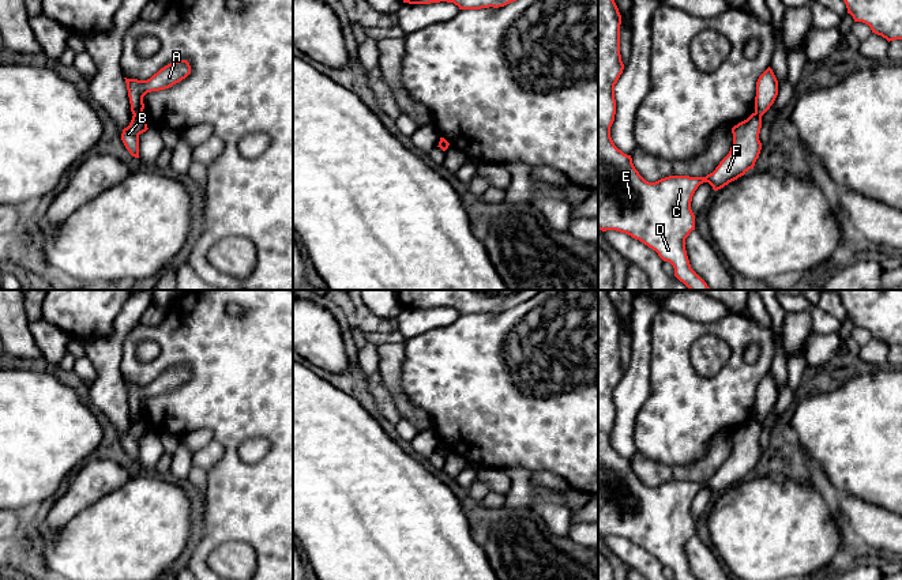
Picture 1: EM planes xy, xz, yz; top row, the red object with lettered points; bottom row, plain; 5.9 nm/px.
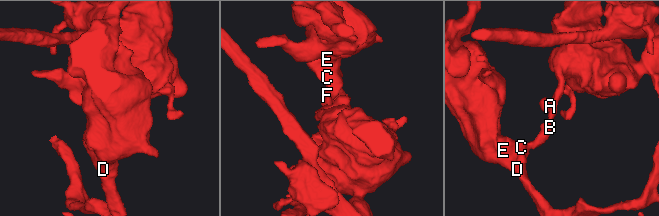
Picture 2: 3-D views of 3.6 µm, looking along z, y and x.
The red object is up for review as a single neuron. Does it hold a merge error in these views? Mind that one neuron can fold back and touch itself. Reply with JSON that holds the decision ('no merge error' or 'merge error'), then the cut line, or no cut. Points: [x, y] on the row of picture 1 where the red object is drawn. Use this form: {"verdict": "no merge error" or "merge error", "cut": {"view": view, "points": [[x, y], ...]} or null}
{"verdict": "merge error", "cut": {"view": "xy", "points": [[134, 113], [142, 115]]}}

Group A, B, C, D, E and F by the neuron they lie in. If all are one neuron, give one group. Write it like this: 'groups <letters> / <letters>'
groups A / B C D E F

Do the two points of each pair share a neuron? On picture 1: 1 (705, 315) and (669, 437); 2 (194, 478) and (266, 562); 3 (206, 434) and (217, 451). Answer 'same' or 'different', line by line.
1: different
2: different
3: different

